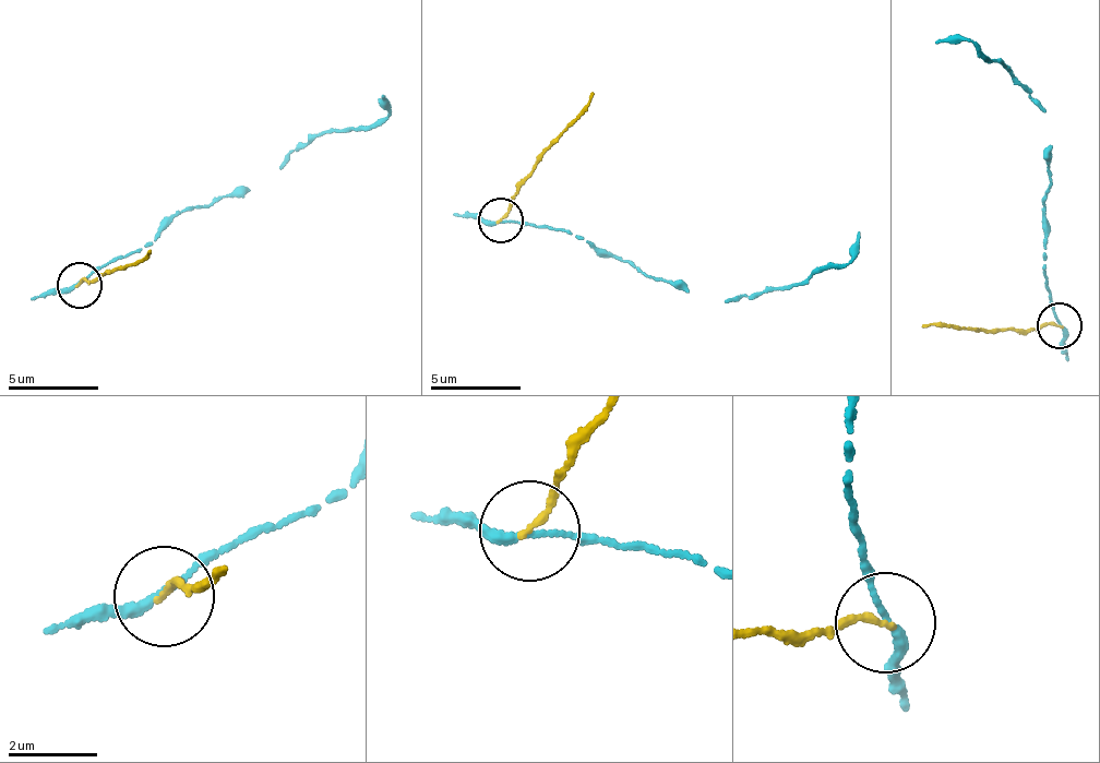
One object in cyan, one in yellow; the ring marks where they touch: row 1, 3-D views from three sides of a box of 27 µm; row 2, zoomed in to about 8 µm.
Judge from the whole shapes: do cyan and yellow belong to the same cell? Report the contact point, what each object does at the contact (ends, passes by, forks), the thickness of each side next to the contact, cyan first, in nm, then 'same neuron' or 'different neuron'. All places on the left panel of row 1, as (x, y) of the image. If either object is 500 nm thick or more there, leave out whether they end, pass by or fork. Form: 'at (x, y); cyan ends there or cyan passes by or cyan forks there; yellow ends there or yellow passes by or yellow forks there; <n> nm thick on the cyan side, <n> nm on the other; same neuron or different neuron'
at (79, 285); cyan passes by; yellow ends there; 180 nm thick on the cyan side, 150 nm on the other; different neuron

